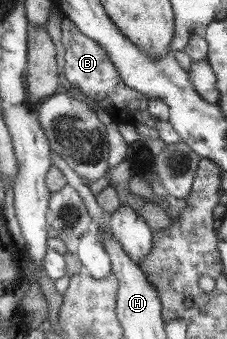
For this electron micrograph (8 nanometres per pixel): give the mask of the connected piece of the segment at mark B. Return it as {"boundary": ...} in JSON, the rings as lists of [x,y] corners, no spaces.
{"boundary":[[[63,17],[61,27],[61,41],[66,49],[65,60],[67,61],[64,72],[65,79],[73,88],[78,89],[85,97],[95,101],[118,124],[133,126],[140,123],[147,125],[147,127],[151,127],[159,133],[159,139],[164,141],[165,144],[180,142],[180,136],[175,132],[169,121],[161,123],[151,115],[148,110],[148,97],[144,93],[128,87],[121,80],[120,73],[113,60],[110,59],[108,52],[100,44],[83,34],[80,28],[67,18]]]}

